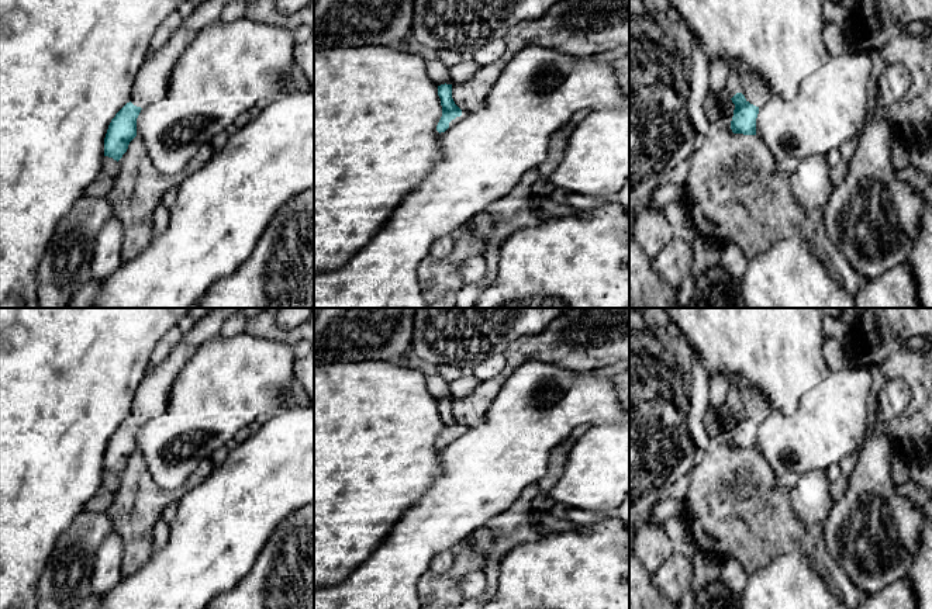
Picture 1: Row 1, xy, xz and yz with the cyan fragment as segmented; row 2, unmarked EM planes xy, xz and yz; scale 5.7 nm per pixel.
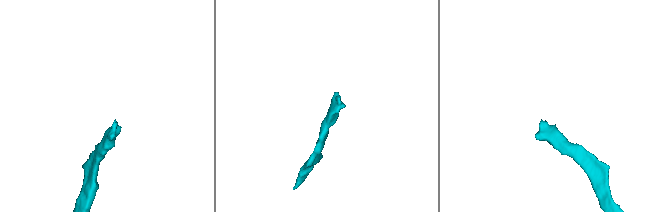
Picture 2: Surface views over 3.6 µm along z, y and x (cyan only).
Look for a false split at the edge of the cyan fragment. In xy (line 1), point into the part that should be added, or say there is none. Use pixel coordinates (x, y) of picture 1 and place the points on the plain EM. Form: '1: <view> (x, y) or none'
1: xy (151, 398)

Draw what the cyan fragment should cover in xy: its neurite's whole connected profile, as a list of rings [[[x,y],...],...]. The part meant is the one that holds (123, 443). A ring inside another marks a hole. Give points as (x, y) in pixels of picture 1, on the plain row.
[[[210,308],[203,319],[194,322],[194,326],[183,333],[162,363],[149,367],[134,395],[131,416],[115,429],[108,440],[104,453],[104,471],[117,477],[122,473],[130,457],[137,451],[137,433],[141,425],[162,415],[179,371],[204,342],[221,333],[224,321],[241,309]]]

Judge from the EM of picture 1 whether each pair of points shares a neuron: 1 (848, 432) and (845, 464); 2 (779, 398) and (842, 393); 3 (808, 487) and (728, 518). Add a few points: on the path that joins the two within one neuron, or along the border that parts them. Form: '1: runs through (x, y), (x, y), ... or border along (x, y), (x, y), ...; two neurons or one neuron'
1: border along (866, 429), (862, 443), (838, 463); two neurons
2: border along (827, 377), (811, 387), (791, 412), (772, 409); two neurons
3: border along (789, 491), (793, 514), (798, 519), (808, 522); two neurons

